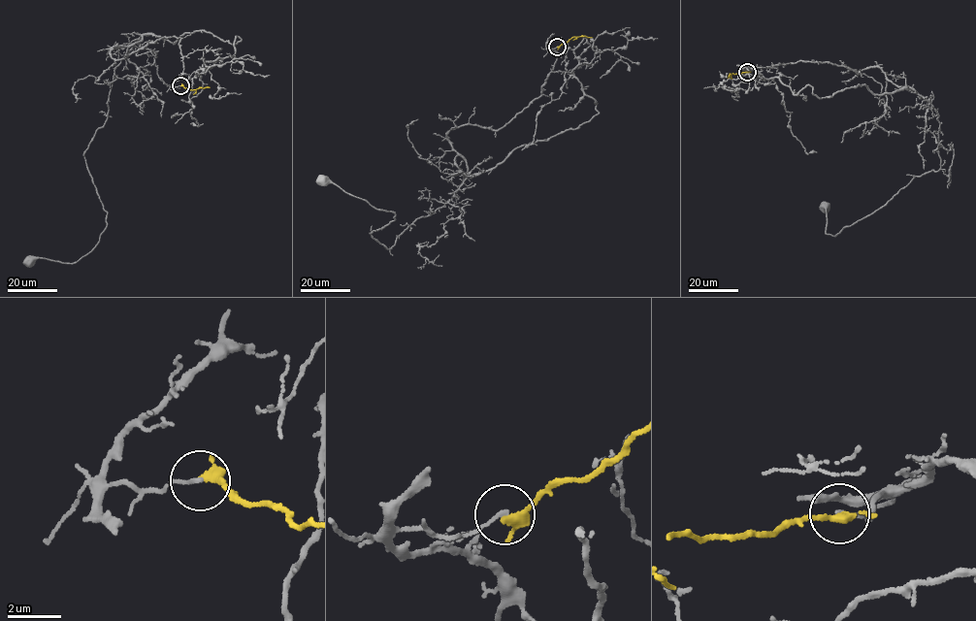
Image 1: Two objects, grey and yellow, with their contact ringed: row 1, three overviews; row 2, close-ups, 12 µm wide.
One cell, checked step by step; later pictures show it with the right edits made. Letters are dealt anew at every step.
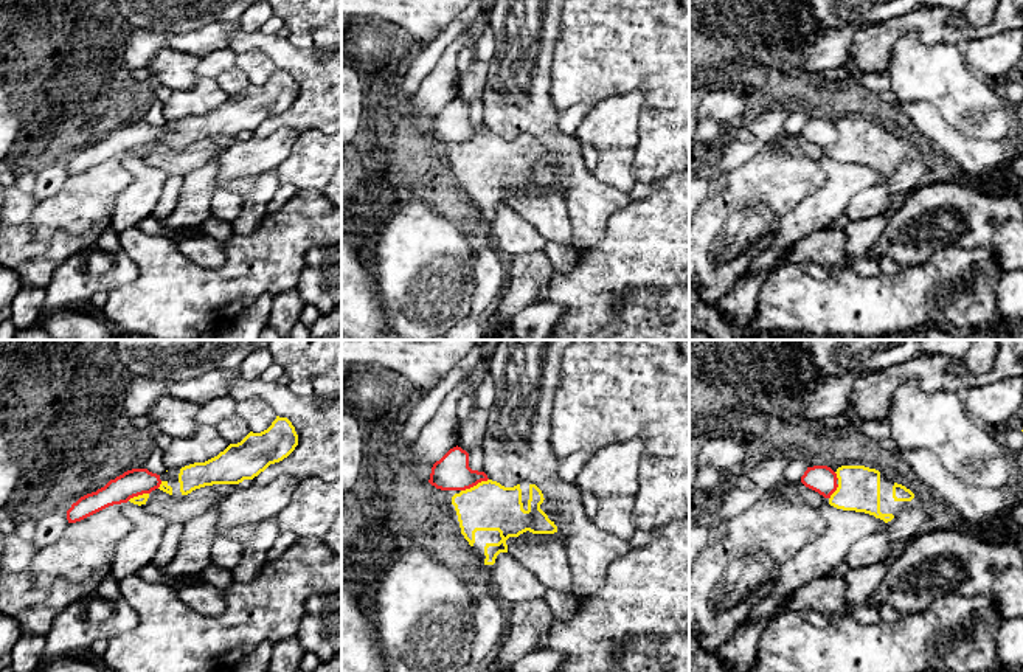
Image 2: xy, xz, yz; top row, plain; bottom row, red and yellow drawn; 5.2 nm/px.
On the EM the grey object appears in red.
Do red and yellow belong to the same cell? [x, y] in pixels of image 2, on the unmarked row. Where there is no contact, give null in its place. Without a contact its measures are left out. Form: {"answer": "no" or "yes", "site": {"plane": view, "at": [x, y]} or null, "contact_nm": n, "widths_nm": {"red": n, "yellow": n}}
{"answer": "no", "site": {"plane": "xz", "at": [474, 137]}, "contact_nm": 160, "widths_nm": {"red": 190, "yellow": 260}}

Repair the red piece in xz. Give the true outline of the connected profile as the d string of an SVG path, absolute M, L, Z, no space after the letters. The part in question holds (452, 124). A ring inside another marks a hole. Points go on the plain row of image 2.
M456 98L433 116L428 135L441 143L466 143L487 132L469 120L469 106Z

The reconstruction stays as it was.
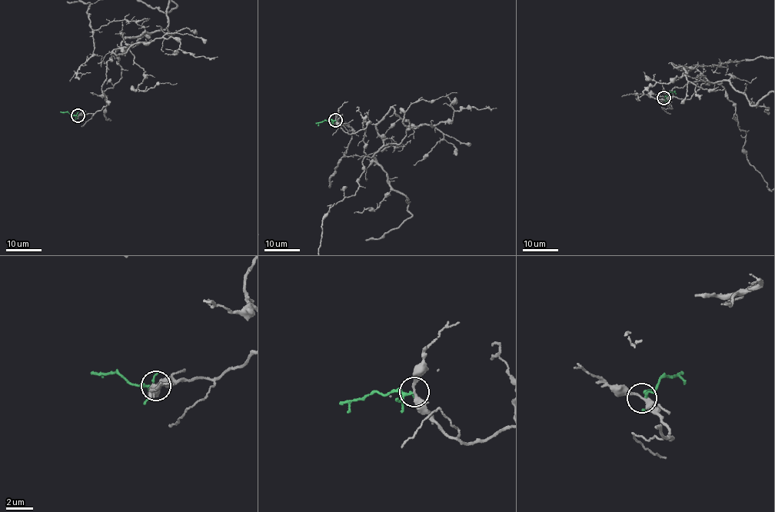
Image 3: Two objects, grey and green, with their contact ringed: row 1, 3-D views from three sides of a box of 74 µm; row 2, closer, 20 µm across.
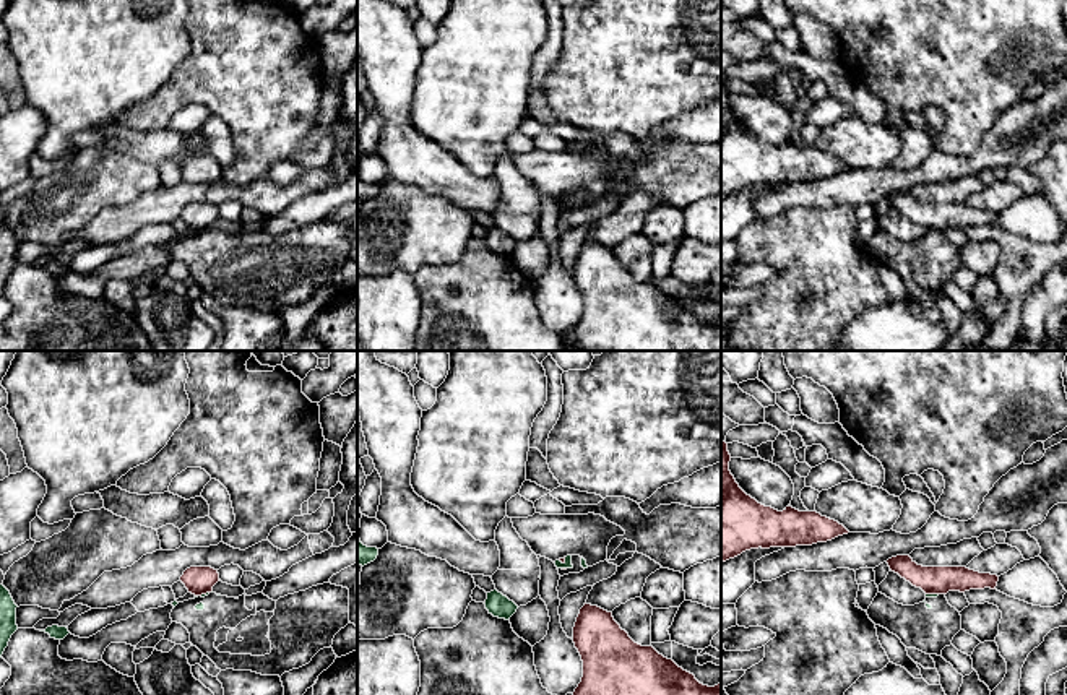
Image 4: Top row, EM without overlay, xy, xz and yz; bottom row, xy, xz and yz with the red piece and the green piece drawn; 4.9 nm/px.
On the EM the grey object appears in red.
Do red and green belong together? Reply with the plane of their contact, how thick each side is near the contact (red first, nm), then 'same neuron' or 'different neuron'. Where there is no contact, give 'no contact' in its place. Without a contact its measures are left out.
meets red in yz; 140 nm thick on the red side, 20 nm on the other; different neuron

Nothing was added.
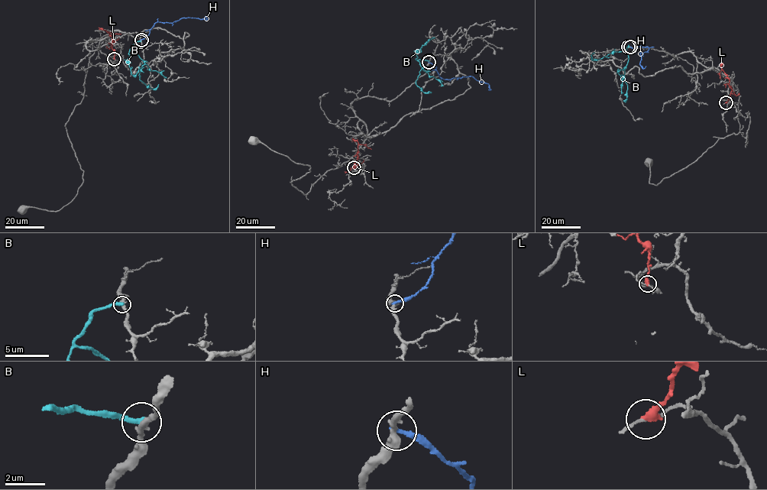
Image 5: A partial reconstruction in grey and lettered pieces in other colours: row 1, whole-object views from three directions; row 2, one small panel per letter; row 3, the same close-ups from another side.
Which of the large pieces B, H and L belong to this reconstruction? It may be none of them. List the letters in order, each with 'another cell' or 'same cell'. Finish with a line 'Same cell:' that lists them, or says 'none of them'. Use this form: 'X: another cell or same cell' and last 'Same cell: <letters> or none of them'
B: another cell
H: another cell
L: another cell
Same cell: none of them

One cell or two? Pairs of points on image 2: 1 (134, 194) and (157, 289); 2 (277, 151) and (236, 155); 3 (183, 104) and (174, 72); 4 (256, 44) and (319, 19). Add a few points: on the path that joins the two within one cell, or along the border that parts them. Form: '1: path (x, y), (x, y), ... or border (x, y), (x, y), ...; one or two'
1: border (135, 225), (126, 227), (118, 235); two
2: path (267, 152), (246, 155); one
3: border (201, 78), (187, 89), (173, 90); two
4: border (286, 38), (297, 47), (309, 48), (319, 58); two

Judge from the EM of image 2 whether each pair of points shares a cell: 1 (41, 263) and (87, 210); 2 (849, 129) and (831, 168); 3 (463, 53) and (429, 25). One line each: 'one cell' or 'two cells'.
1: one cell
2: two cells
3: two cells

